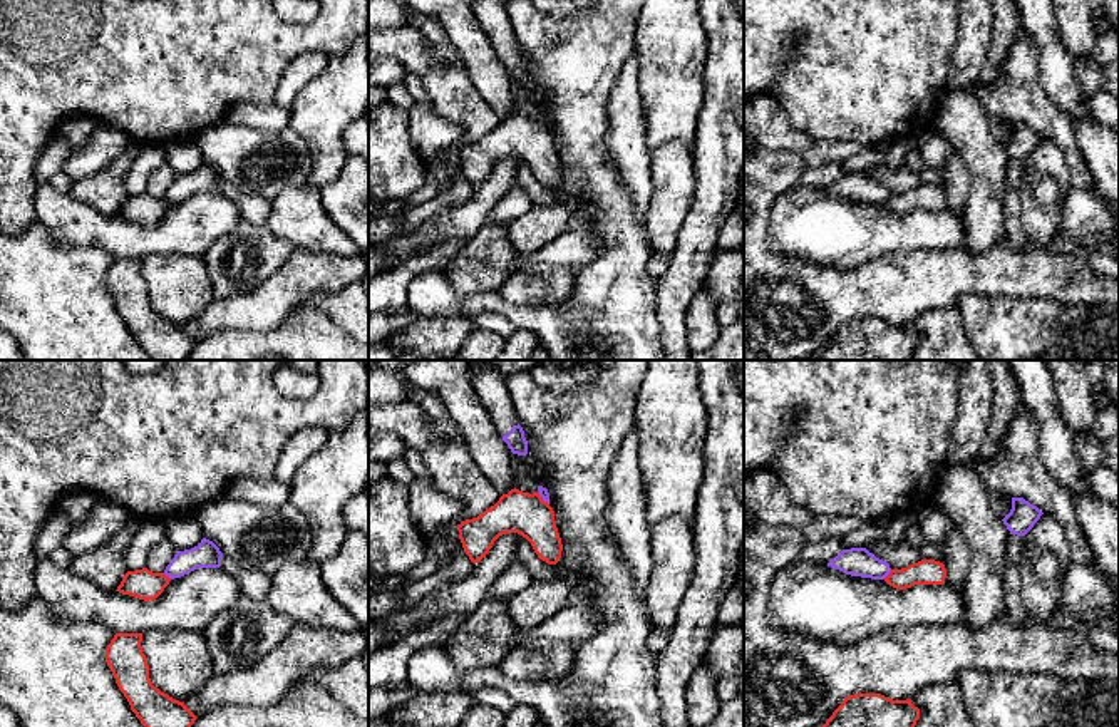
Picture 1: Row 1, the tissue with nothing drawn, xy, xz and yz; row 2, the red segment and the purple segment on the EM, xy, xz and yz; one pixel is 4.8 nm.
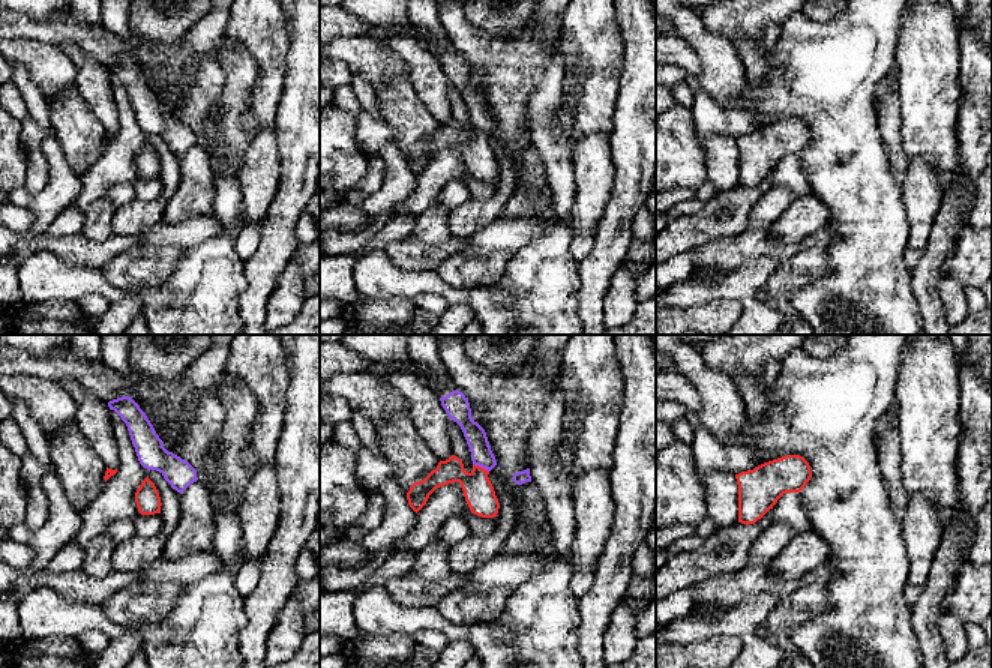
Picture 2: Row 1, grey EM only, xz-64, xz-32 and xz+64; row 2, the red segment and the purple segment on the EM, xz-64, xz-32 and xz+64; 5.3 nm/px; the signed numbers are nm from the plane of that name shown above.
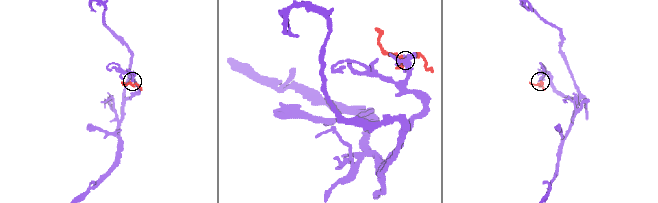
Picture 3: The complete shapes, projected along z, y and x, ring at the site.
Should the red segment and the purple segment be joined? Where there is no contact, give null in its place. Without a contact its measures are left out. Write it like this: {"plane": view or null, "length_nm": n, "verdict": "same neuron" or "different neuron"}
{"plane": "yz", "length_nm": 60, "verdict": "different neuron"}

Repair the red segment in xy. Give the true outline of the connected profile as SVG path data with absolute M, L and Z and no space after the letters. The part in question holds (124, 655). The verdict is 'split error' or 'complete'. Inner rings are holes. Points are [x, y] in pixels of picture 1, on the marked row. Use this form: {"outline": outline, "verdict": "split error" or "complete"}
{"outline": "M116 633L106 648L106 662L131 710L144 727L191 727L198 717L184 702L152 685L141 642L142 633Z", "verdict": "complete"}

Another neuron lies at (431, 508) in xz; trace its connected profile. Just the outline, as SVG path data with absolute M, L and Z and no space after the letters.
M414 477L410 491L410 516L422 534L432 534L439 526L456 523L461 501L439 491L434 482Z

